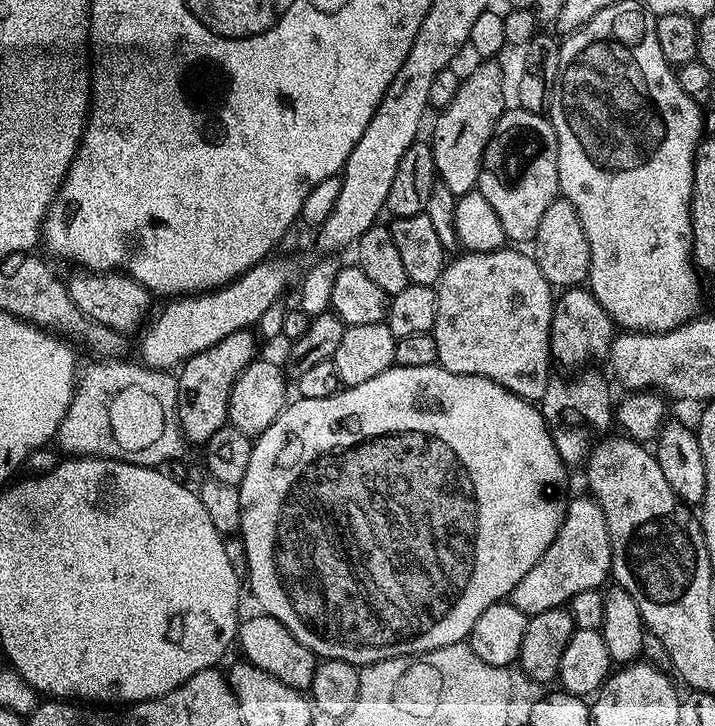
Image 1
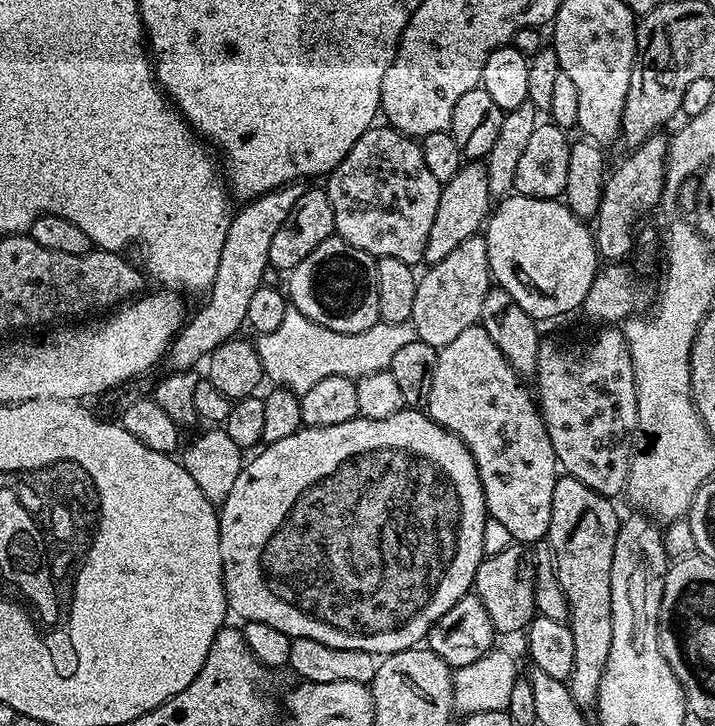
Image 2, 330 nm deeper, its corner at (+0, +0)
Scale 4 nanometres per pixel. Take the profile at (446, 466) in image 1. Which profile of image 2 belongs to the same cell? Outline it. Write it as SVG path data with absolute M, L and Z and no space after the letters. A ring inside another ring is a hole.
M416 406L401 407L399 412L390 414L386 418L373 418L372 416L355 416L350 422L338 422L337 424L327 424L326 426L301 426L296 432L290 434L289 437L282 438L279 446L264 446L255 453L256 457L252 461L250 459L243 465L241 473L235 479L234 486L231 487L229 497L219 505L218 515L220 518L220 553L222 554L222 562L224 563L224 589L226 590L226 598L228 599L228 611L233 617L241 616L241 621L247 622L266 622L269 626L275 626L276 629L282 630L282 634L293 638L314 638L314 642L322 642L326 646L334 646L338 650L362 650L367 648L373 652L377 658L393 656L395 652L401 652L407 648L415 648L425 639L426 636L426 620L424 624L424 615L429 612L432 620L442 618L442 614L446 614L446 610L450 610L450 606L454 606L454 602L458 602L458 598L462 598L466 593L473 591L476 583L476 571L480 563L484 561L486 549L484 549L484 527L490 524L488 515L488 507L484 501L484 491L482 490L482 482L478 478L478 470L474 458L470 454L470 450L460 441L458 436L444 427L443 424L436 423L427 411L421 410ZM312 484L340 484L337 488L328 488L325 492L312 492Z

